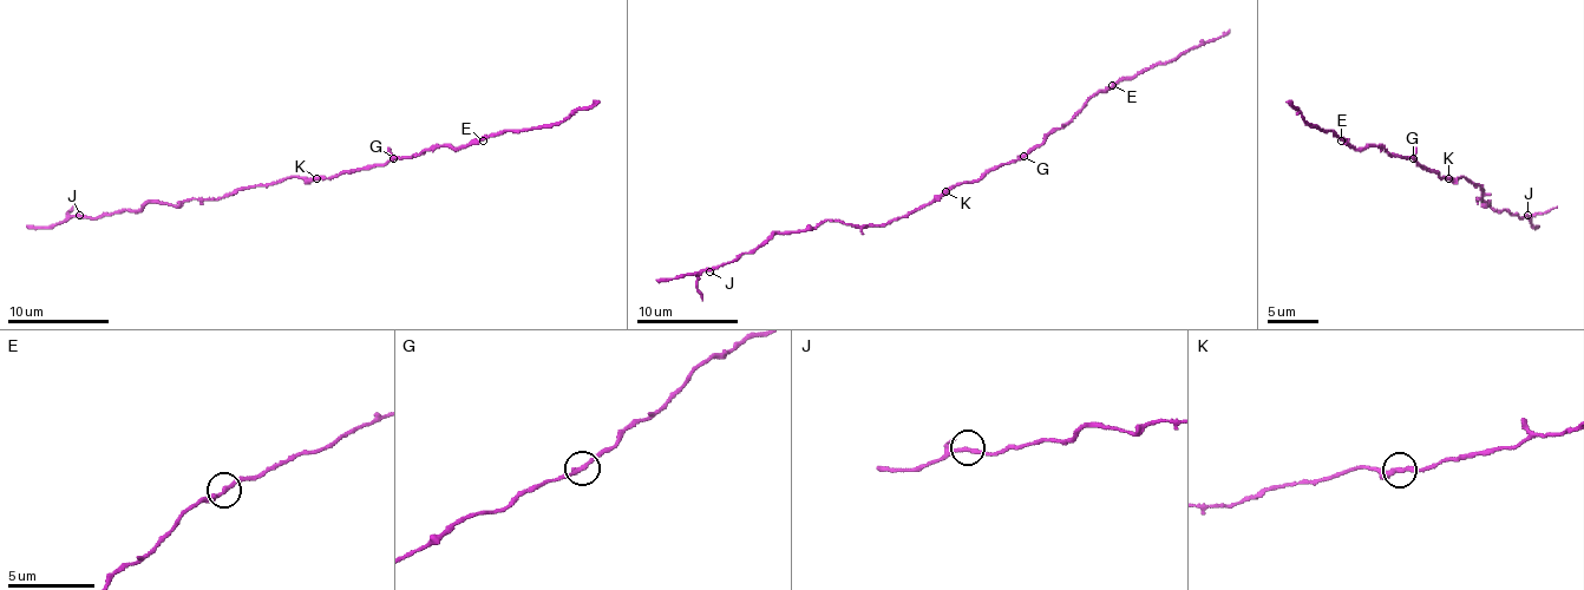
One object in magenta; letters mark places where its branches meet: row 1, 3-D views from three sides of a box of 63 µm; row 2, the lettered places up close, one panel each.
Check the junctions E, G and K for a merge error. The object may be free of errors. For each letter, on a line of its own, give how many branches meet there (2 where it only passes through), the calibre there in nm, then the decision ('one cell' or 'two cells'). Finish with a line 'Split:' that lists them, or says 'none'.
E: branches 2; calibre 260 nm; one cell
G: branches 2; calibre 280 nm; one cell
K: branches 2; calibre 280 nm; two cells
Split: K

